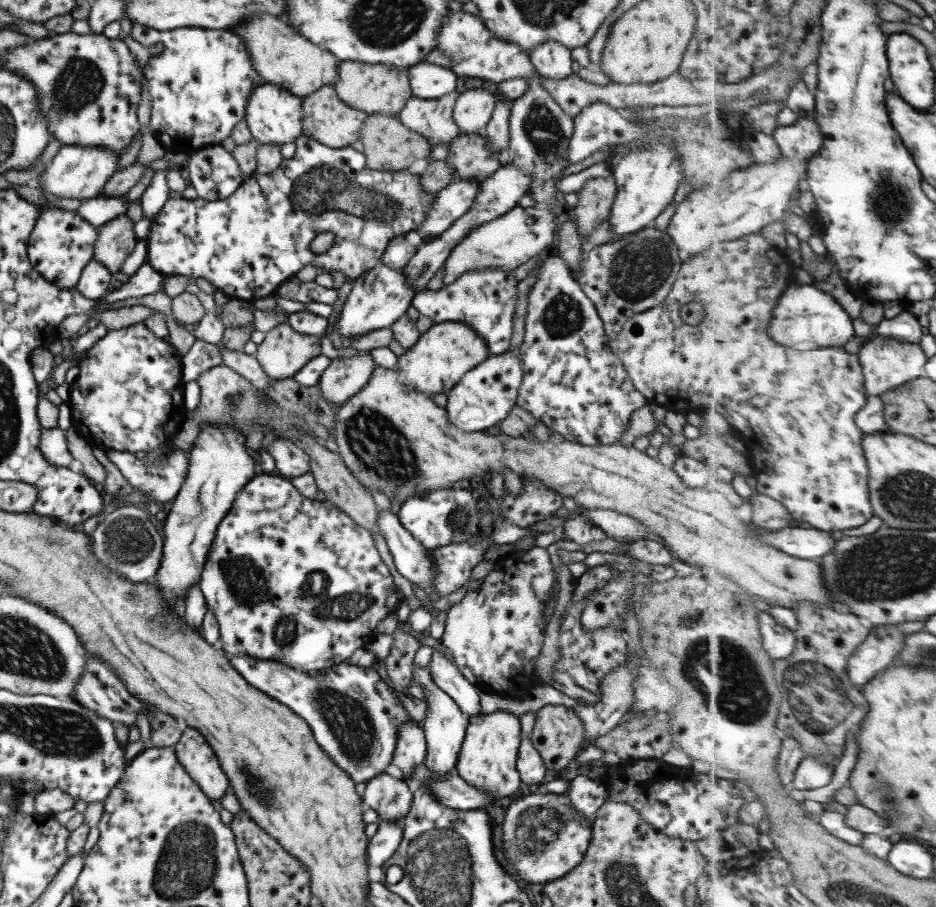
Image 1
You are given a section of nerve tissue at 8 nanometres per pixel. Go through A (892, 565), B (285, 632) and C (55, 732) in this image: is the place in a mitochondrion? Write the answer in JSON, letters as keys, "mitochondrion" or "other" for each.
{"A":"mitochondrion","B":"mitochondrion","C":"mitochondrion"}

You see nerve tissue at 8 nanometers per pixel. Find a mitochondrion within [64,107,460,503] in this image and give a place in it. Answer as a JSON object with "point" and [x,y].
{"point":[322,188]}

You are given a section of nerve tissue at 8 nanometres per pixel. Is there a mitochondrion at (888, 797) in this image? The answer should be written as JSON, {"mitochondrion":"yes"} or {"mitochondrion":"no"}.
{"mitochondrion":"yes"}

